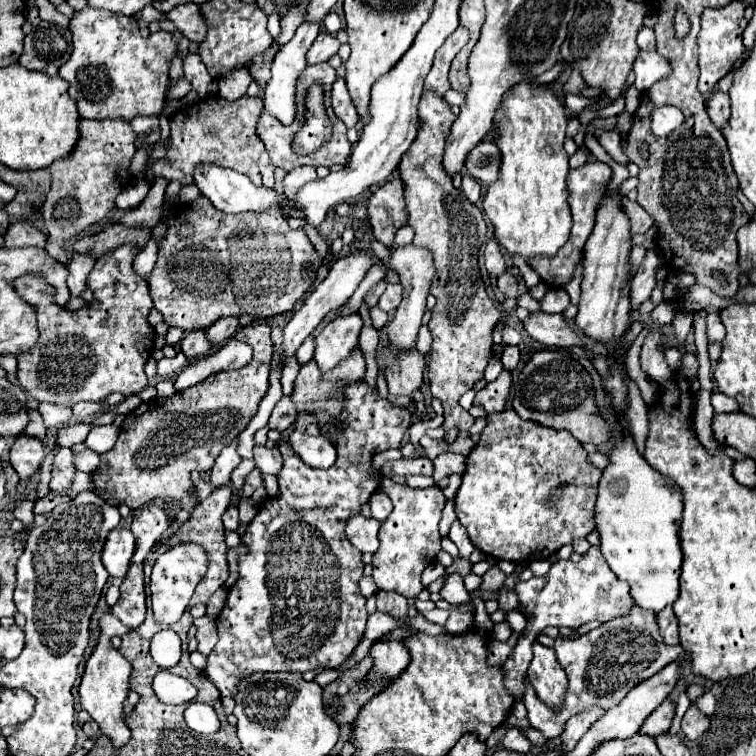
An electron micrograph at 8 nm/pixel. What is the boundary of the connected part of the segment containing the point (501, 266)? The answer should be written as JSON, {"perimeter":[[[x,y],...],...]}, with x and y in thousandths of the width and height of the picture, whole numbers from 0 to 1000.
{"perimeter":[[[649,316],[642,327],[642,353],[644,358],[657,369],[660,364],[665,364],[671,358],[671,351],[668,351],[668,343],[663,337],[663,329],[657,324],[655,316]]]}

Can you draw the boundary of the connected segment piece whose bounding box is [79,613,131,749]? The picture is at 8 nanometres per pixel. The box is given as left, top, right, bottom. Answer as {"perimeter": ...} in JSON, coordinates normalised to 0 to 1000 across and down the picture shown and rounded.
{"perimeter":[[[142,811],[134,819],[131,827],[134,827],[134,845],[131,845],[126,861],[120,864],[120,869],[115,872],[112,890],[110,890],[110,898],[107,898],[107,906],[104,906],[107,935],[112,940],[118,940],[118,946],[131,956],[134,970],[147,978],[149,988],[160,991],[173,978],[173,964],[168,962],[165,943],[163,943],[163,930],[165,930],[168,917],[171,917],[171,890],[173,890],[173,882],[163,872],[163,866],[155,858],[147,856],[147,843],[157,840],[157,837],[171,837],[173,832],[168,827],[163,827],[149,811]]]}

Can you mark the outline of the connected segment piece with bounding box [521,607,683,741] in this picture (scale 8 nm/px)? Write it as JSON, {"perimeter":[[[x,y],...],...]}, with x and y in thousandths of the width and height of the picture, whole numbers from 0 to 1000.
{"perimeter":[[[837,803],[829,816],[816,816],[798,824],[792,832],[784,832],[763,845],[737,843],[731,853],[739,880],[753,896],[753,914],[742,938],[724,935],[709,919],[700,899],[694,898],[696,913],[689,927],[697,935],[697,951],[702,962],[713,964],[726,980],[739,975],[750,951],[761,943],[776,940],[782,935],[806,938],[819,933],[821,925],[848,901],[872,890],[880,880],[893,874],[901,866],[901,853],[885,856],[872,840],[872,829],[864,808]]]}

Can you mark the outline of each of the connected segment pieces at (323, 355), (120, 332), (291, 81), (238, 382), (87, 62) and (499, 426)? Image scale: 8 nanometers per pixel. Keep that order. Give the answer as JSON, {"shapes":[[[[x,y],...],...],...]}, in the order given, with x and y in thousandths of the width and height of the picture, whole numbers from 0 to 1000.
{"shapes":[[[[446,419],[417,448],[417,478],[425,493],[438,491],[448,478],[459,475],[464,464],[475,462],[475,440],[480,435],[478,419]]],[[[173,324],[139,335],[115,369],[126,398],[102,411],[86,411],[73,403],[70,377],[62,377],[57,366],[25,366],[20,385],[46,409],[54,440],[52,451],[22,472],[22,501],[44,528],[99,538],[104,530],[136,530],[147,520],[205,525],[205,515],[197,512],[189,493],[205,448],[202,433],[194,427],[202,398],[194,372],[176,358],[179,337],[181,329]]],[[[401,30],[390,49],[377,57],[372,62],[372,67],[364,73],[361,78],[361,89],[358,89],[358,104],[353,107],[353,118],[348,123],[348,134],[351,134],[351,147],[358,149],[372,165],[385,165],[390,160],[393,152],[393,136],[390,136],[390,118],[393,118],[393,104],[398,99],[398,94],[406,89],[406,67],[411,62],[411,57],[417,54],[417,49],[422,46],[422,30]]],[[[332,427],[327,433],[319,433],[311,440],[311,448],[335,459],[335,475],[329,478],[329,483],[324,483],[316,491],[284,493],[284,496],[274,499],[274,504],[266,504],[266,509],[237,517],[229,525],[218,525],[218,528],[205,525],[194,533],[187,533],[179,544],[173,544],[165,552],[152,591],[134,602],[134,612],[131,612],[128,623],[123,626],[126,652],[131,657],[136,657],[136,663],[142,663],[147,668],[165,665],[176,676],[184,676],[184,673],[189,673],[189,668],[197,668],[208,660],[224,663],[226,668],[245,673],[250,679],[258,673],[261,665],[253,657],[253,649],[255,649],[253,626],[255,623],[274,626],[282,618],[282,610],[290,602],[290,597],[298,589],[303,589],[329,562],[329,557],[340,546],[343,530],[351,525],[351,520],[356,515],[353,499],[356,499],[356,483],[358,483],[358,472],[361,472],[358,433],[351,427],[343,427],[343,430]]],[[[123,9],[102,15],[91,38],[97,44],[97,70],[78,91],[78,102],[91,107],[91,128],[102,136],[107,155],[168,160],[181,152],[200,155],[216,147],[224,86],[231,73],[226,44],[208,41],[187,49],[179,22]]],[[[668,541],[663,546],[647,546],[644,549],[644,562],[636,570],[636,581],[634,586],[626,591],[626,597],[618,604],[618,618],[612,626],[612,639],[604,649],[602,657],[602,676],[604,676],[604,687],[610,689],[610,694],[618,700],[626,721],[655,737],[655,739],[673,739],[679,745],[702,745],[710,739],[726,739],[729,734],[734,734],[745,721],[755,721],[758,713],[774,713],[784,700],[787,700],[787,663],[790,663],[790,642],[792,642],[792,631],[798,631],[798,623],[790,620],[782,610],[776,597],[771,594],[771,589],[766,583],[761,583],[761,578],[755,578],[755,573],[750,570],[734,570],[734,567],[724,567],[721,562],[713,562],[710,557],[694,557],[689,554],[681,541]]]]}

